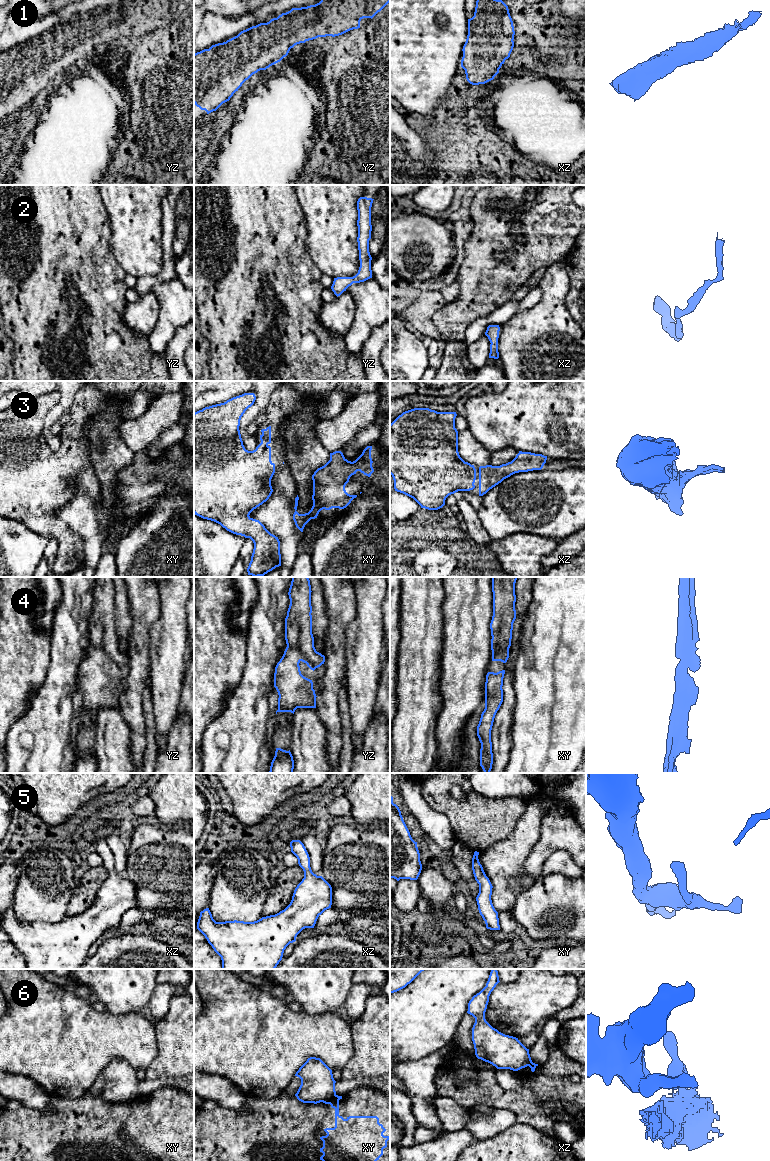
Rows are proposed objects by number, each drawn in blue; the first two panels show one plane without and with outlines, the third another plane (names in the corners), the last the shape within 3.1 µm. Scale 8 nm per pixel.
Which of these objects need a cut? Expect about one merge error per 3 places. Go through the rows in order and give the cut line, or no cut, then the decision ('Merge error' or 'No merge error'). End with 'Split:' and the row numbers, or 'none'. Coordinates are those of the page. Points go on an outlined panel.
1: No split. No merge error
2: No split. No merge error
3: No split. No merge error
4: No split. No merge error
5: No split. No merge error
6: Split along xy (336, 1095), (322, 1101). Merge error
Split: 6

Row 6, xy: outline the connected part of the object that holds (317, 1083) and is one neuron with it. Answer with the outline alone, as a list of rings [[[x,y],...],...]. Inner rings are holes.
[[[308,1058],[295,1076],[301,1079],[295,1096],[303,1103],[317,1104],[336,1096],[332,1070],[320,1058]]]

